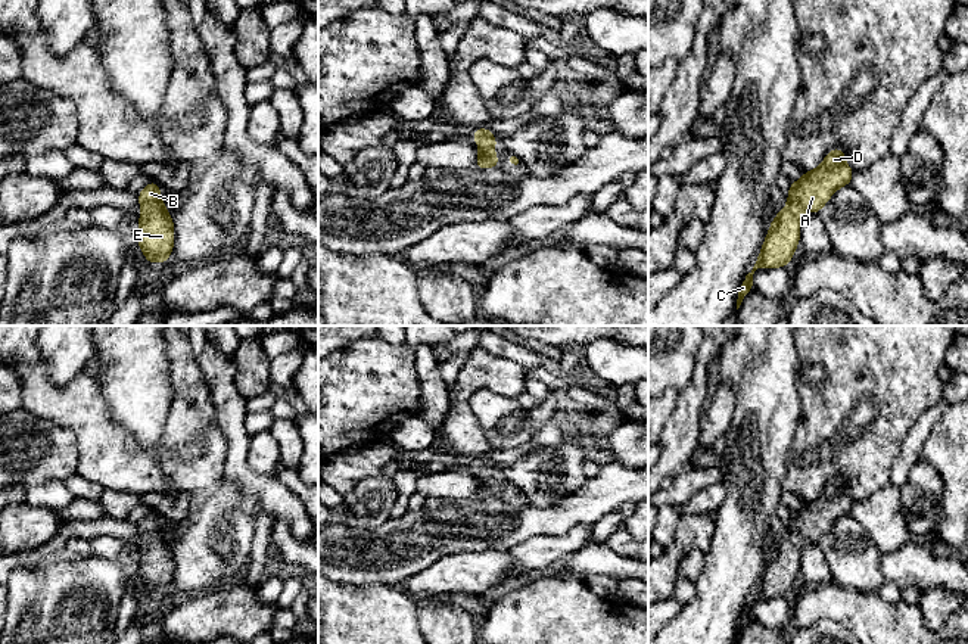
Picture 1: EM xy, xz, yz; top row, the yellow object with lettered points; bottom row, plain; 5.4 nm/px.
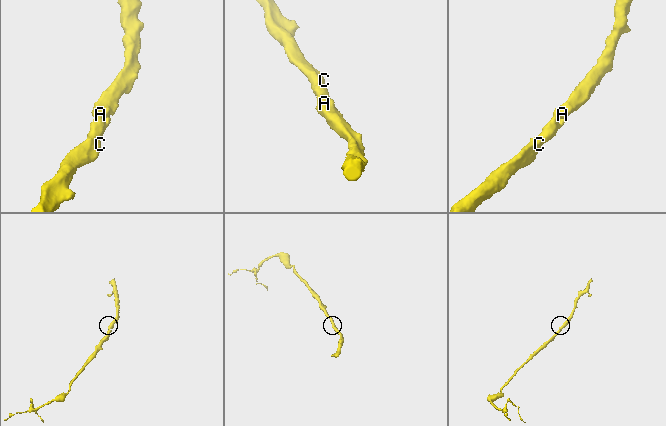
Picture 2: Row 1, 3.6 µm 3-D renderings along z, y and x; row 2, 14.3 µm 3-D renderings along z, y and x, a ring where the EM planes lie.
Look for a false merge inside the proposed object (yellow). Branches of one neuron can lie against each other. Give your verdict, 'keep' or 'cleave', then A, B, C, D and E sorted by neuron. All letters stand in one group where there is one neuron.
keep | A B C D E

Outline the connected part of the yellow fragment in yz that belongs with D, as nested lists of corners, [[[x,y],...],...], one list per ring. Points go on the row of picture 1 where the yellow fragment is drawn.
[[[831,149],[816,169],[803,172],[797,183],[790,184],[788,205],[774,218],[762,252],[740,286],[737,309],[753,289],[753,274],[757,268],[778,268],[791,262],[800,242],[800,217],[797,212],[818,214],[837,189],[850,184],[853,174],[846,164],[844,150]]]

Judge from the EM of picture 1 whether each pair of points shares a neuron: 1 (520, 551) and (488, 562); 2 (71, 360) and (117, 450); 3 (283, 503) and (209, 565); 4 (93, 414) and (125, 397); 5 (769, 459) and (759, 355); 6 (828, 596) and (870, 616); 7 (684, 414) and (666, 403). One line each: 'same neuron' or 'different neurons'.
1: different neurons
2: different neurons
3: different neurons
4: different neurons
5: same neuron
6: same neuron
7: different neurons

